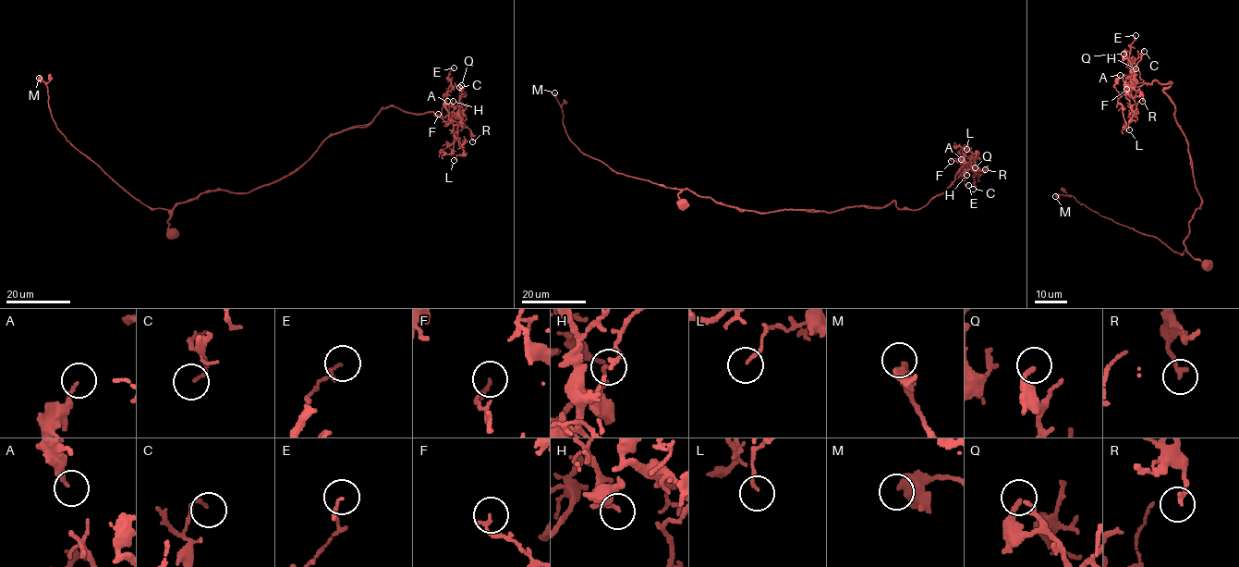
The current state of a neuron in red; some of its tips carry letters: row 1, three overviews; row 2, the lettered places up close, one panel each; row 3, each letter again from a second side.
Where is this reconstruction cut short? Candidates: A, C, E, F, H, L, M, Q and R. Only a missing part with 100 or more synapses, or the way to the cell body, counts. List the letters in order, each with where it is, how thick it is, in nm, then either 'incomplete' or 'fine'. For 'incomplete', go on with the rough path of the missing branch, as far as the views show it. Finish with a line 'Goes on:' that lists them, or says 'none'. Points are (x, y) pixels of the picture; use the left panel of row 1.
A: (447, 101) | 160 nm | fine
C: (459, 87) | 110 nm | fine
E: (454, 67) | 120 nm | fine
F: (438, 114) | 150 nm | fine
H: (453, 101) | 160 nm | fine
L: (454, 160) | 120 nm | fine
M: (39, 78) | 360 nm | fine
Q: (461, 85) | 190 nm | fine
R: (472, 141) | 180 nm | fine
Goes on: none

